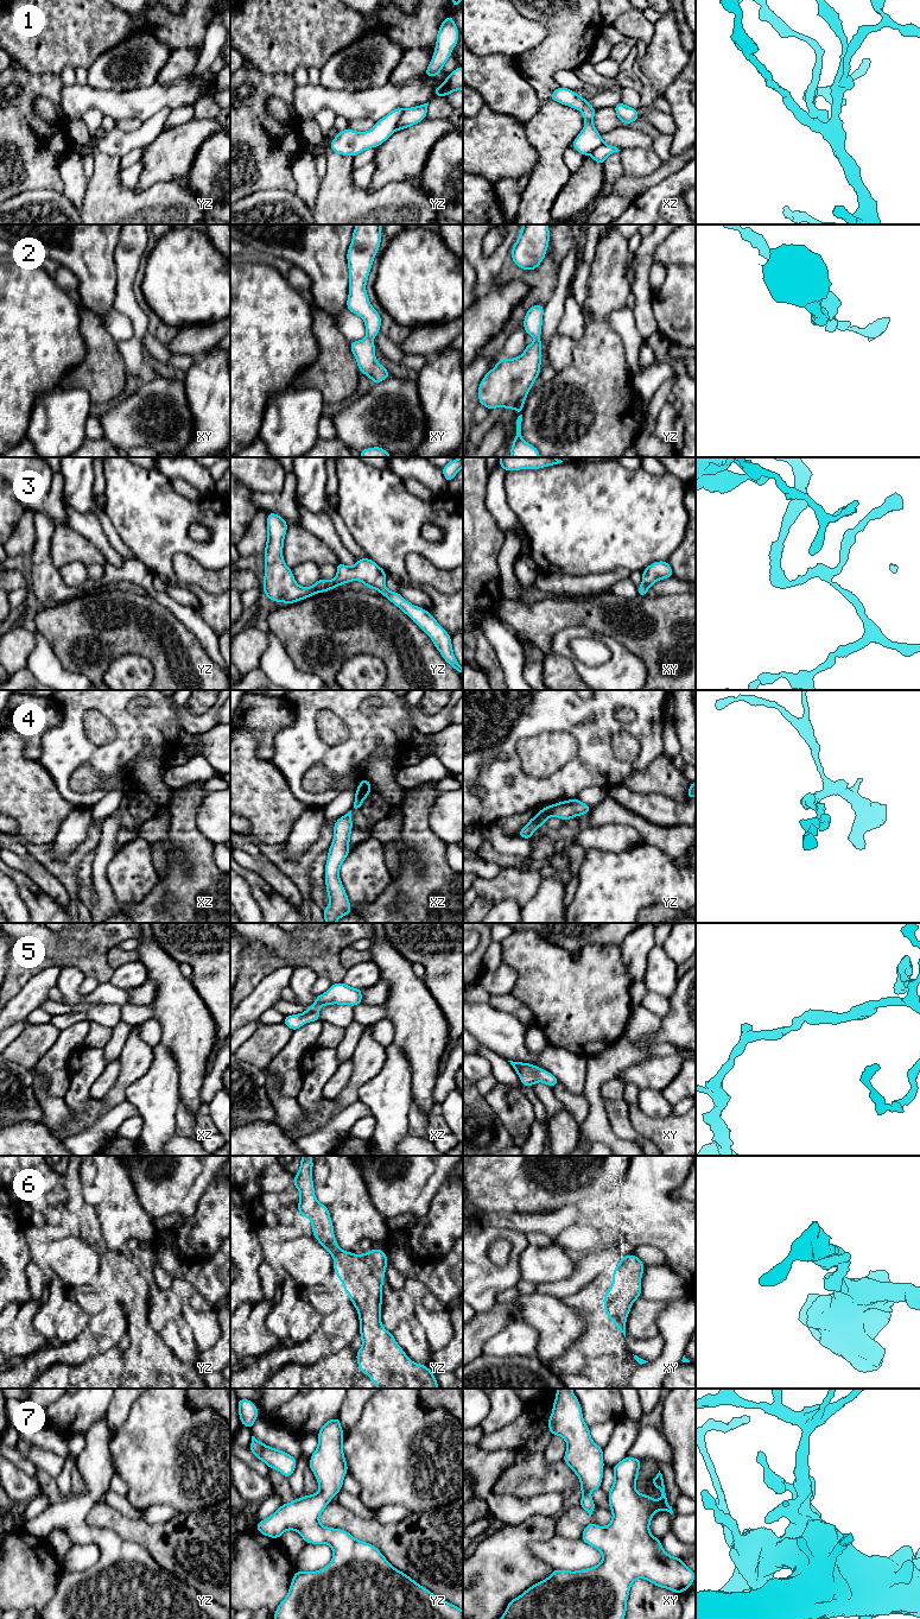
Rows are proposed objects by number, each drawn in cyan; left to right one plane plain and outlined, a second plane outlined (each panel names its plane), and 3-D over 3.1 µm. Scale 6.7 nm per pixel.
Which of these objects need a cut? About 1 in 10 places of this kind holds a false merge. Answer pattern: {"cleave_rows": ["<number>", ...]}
{"cleave_rows": []}

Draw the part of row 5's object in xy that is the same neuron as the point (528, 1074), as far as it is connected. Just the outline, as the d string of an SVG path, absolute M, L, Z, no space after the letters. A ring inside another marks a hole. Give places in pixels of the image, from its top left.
M513 1061L508 1062L513 1065L519 1075L520 1082L526 1087L532 1087L537 1082L544 1082L551 1088L554 1088L558 1083L558 1079L554 1075L534 1064Z

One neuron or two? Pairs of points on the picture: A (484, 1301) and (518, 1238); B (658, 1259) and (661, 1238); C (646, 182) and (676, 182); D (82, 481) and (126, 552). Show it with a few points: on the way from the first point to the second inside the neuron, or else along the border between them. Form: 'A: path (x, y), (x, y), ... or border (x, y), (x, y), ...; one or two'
A: path (495, 1285), (513, 1267), (514, 1253); one
B: border (636, 1246), (653, 1245), (666, 1259); two
C: border (683, 166), (658, 183); two
D: path (83, 499), (105, 519), (112, 535); one

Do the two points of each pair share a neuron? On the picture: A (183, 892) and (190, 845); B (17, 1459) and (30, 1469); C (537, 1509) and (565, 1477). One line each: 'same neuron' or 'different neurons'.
A: same neuron
B: same neuron
C: different neurons

